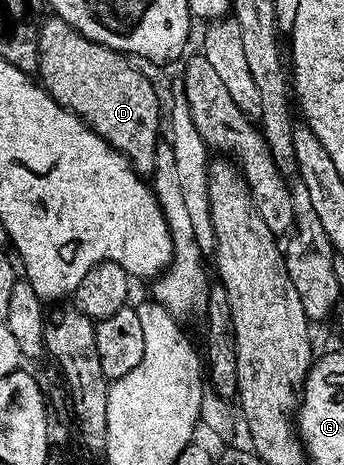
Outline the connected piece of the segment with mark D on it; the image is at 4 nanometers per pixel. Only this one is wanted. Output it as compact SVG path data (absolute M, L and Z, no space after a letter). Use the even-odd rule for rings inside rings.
M48 18L41 22L38 37L36 71L40 86L53 101L73 111L90 130L126 156L140 176L151 176L156 146L162 141L162 99L154 93L154 85L134 69L123 51L98 45L82 37L66 21Z

